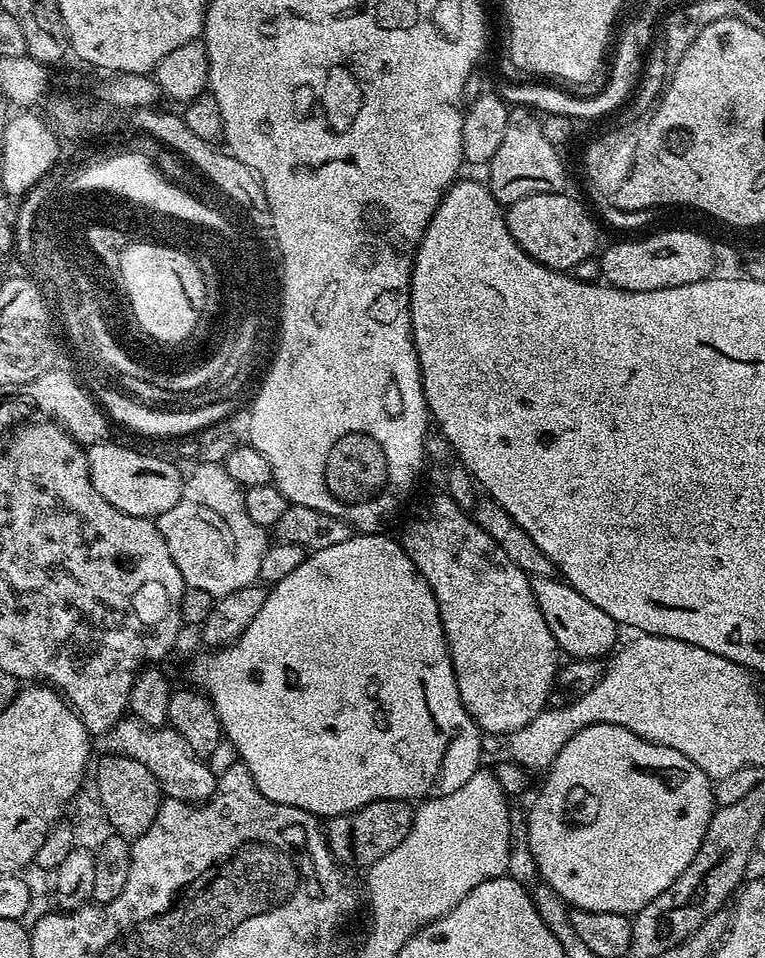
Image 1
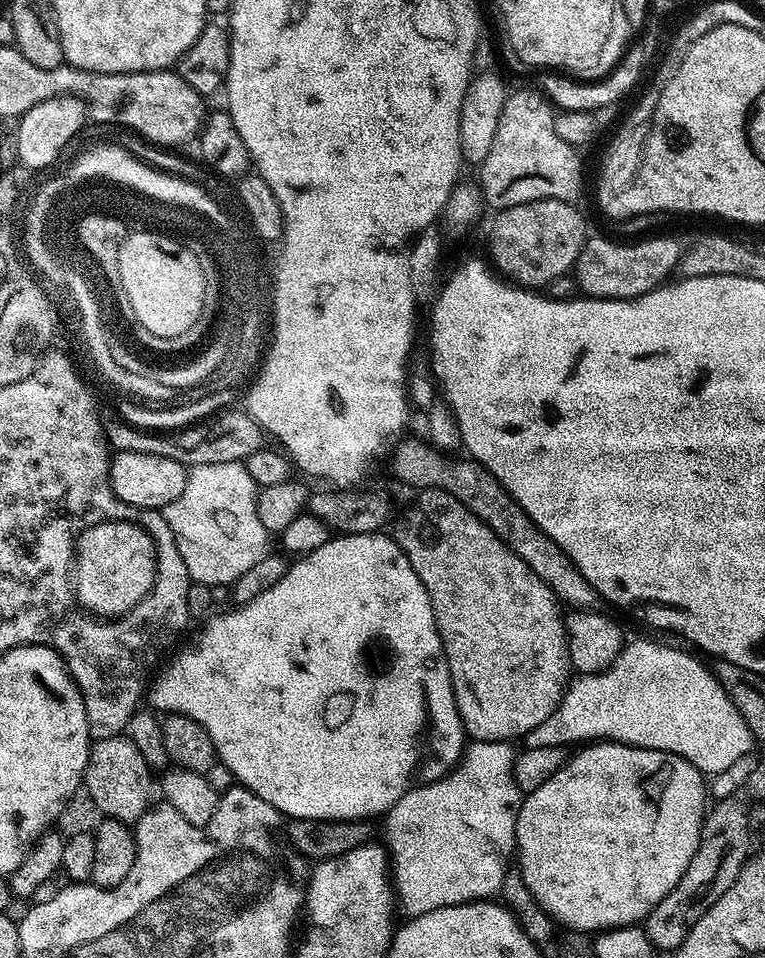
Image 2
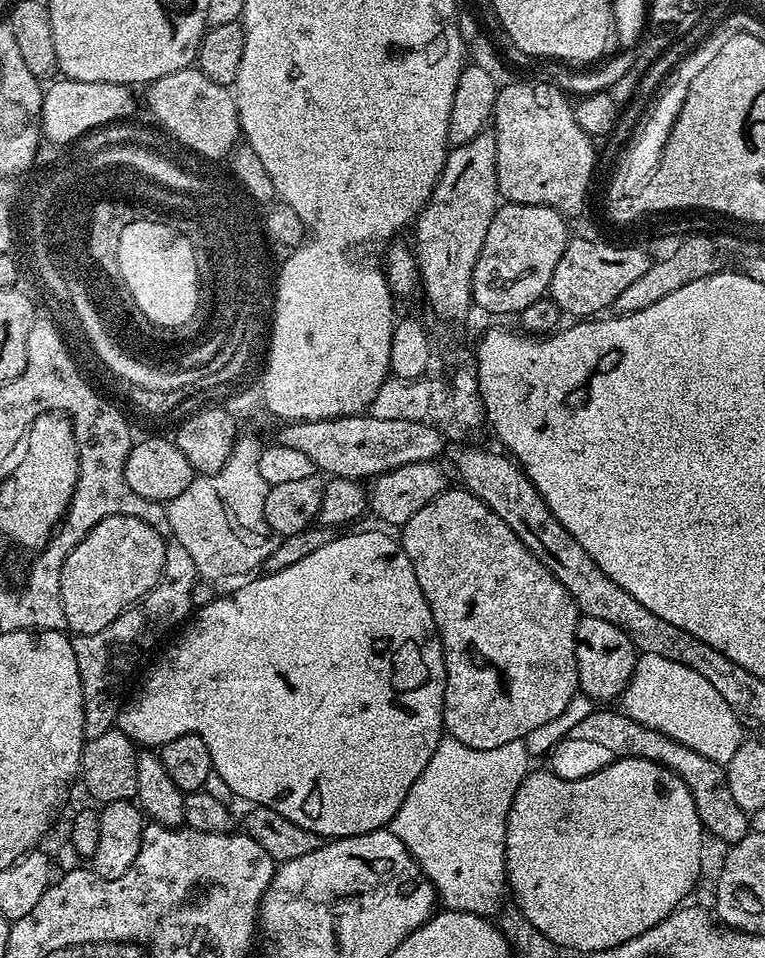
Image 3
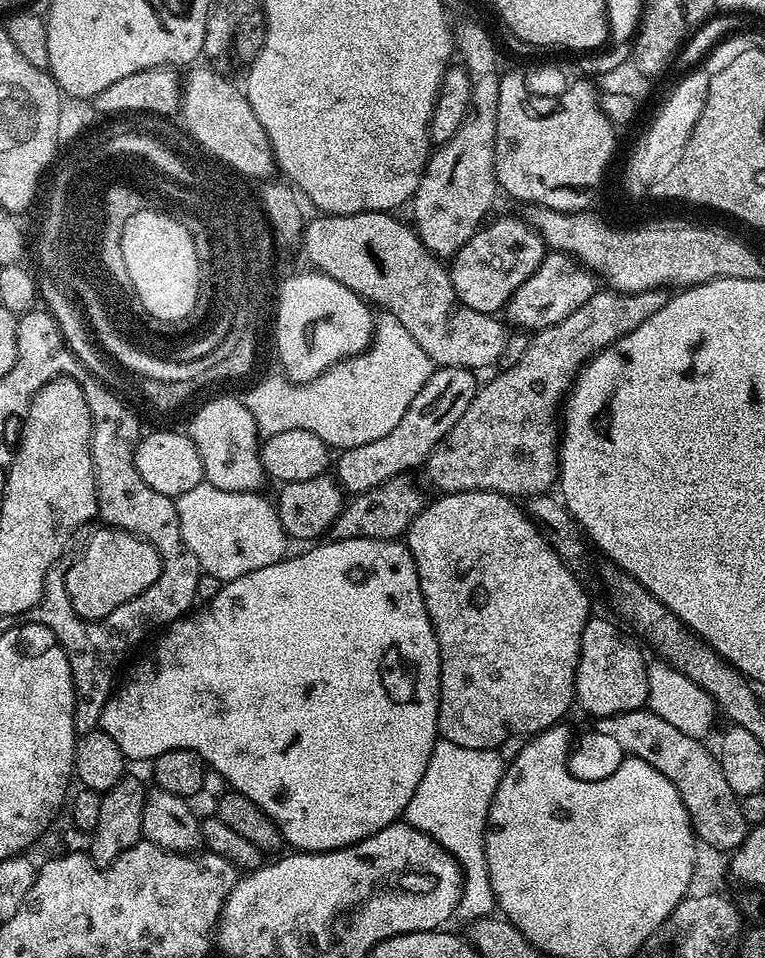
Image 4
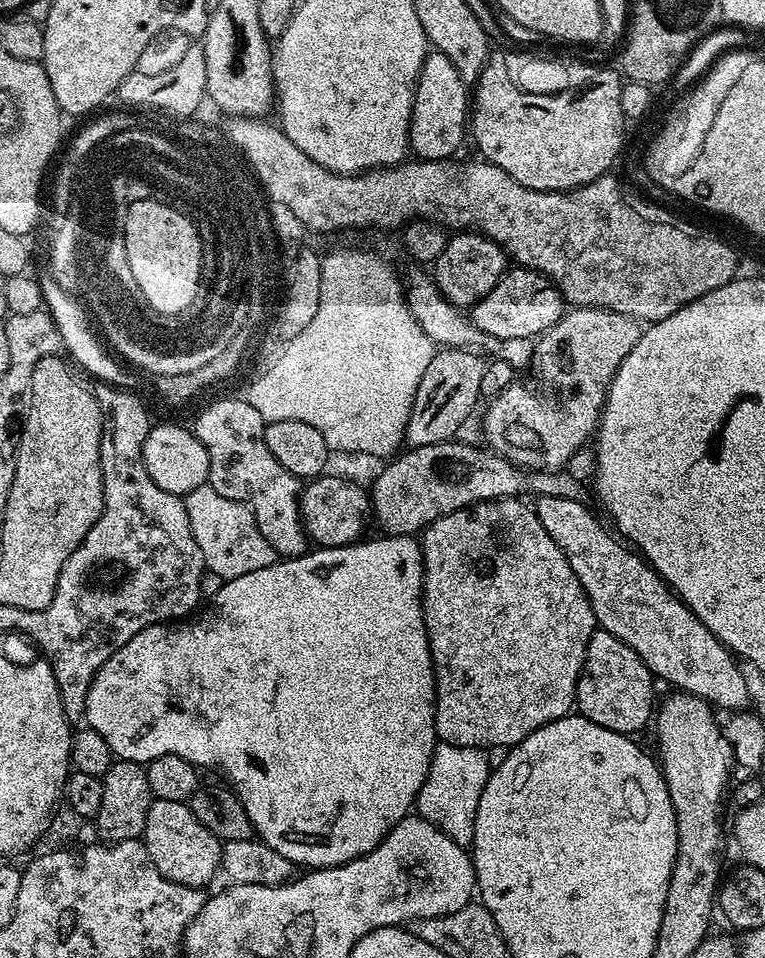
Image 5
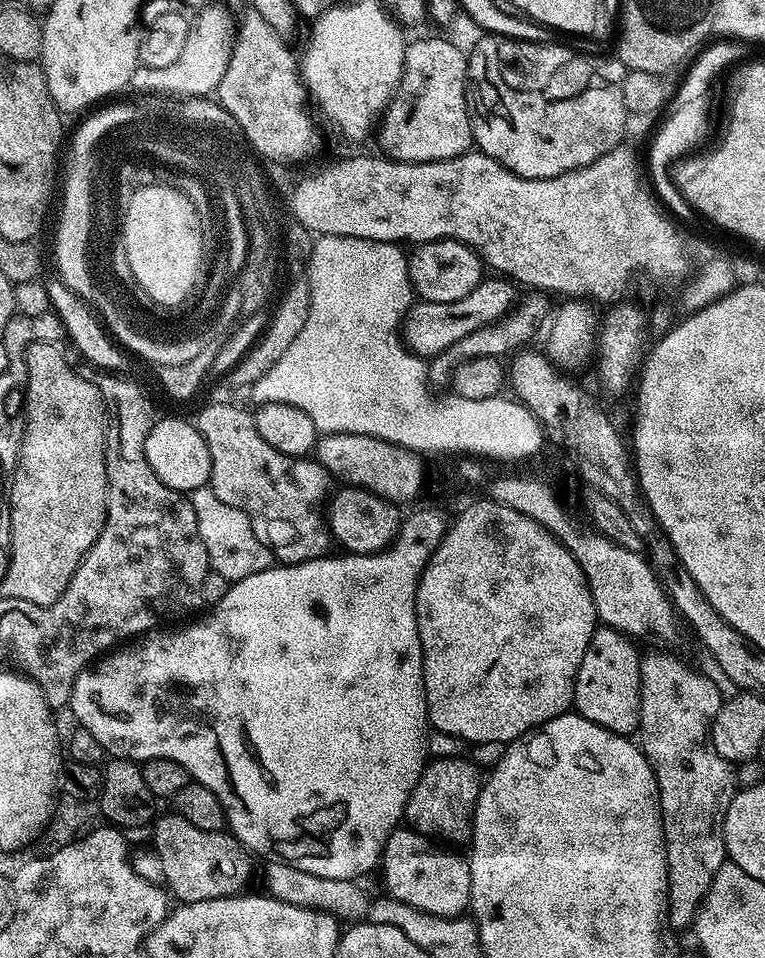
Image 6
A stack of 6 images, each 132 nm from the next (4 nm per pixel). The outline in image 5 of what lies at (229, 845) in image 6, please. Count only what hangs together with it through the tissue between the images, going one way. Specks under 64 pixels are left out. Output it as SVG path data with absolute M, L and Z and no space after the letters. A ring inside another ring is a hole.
M153 799L150 810L146 814L143 842L154 866L158 866L158 874L178 882L182 886L204 888L221 871L220 850L222 841L198 818L194 818L191 807L187 803L166 802Z

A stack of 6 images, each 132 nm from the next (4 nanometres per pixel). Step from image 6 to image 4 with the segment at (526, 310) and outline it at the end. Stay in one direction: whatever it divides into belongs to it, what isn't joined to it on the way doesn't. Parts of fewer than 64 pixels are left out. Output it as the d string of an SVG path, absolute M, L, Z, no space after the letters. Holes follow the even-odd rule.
M433 367L426 378L426 386L422 386L422 390L418 390L418 394L414 394L414 402L410 402L410 410L406 410L406 414L402 414L398 426L394 426L394 430L390 430L390 434L357 448L343 449L337 455L340 456L337 460L335 457L334 476L341 489L348 494L374 490L379 484L411 473L411 468L419 469L427 461L429 454L444 441L446 434L454 426L454 422L458 422L458 418L462 418L462 414L466 414L466 406L470 406L470 402L474 402L478 387L476 376L477 373L471 368Z

